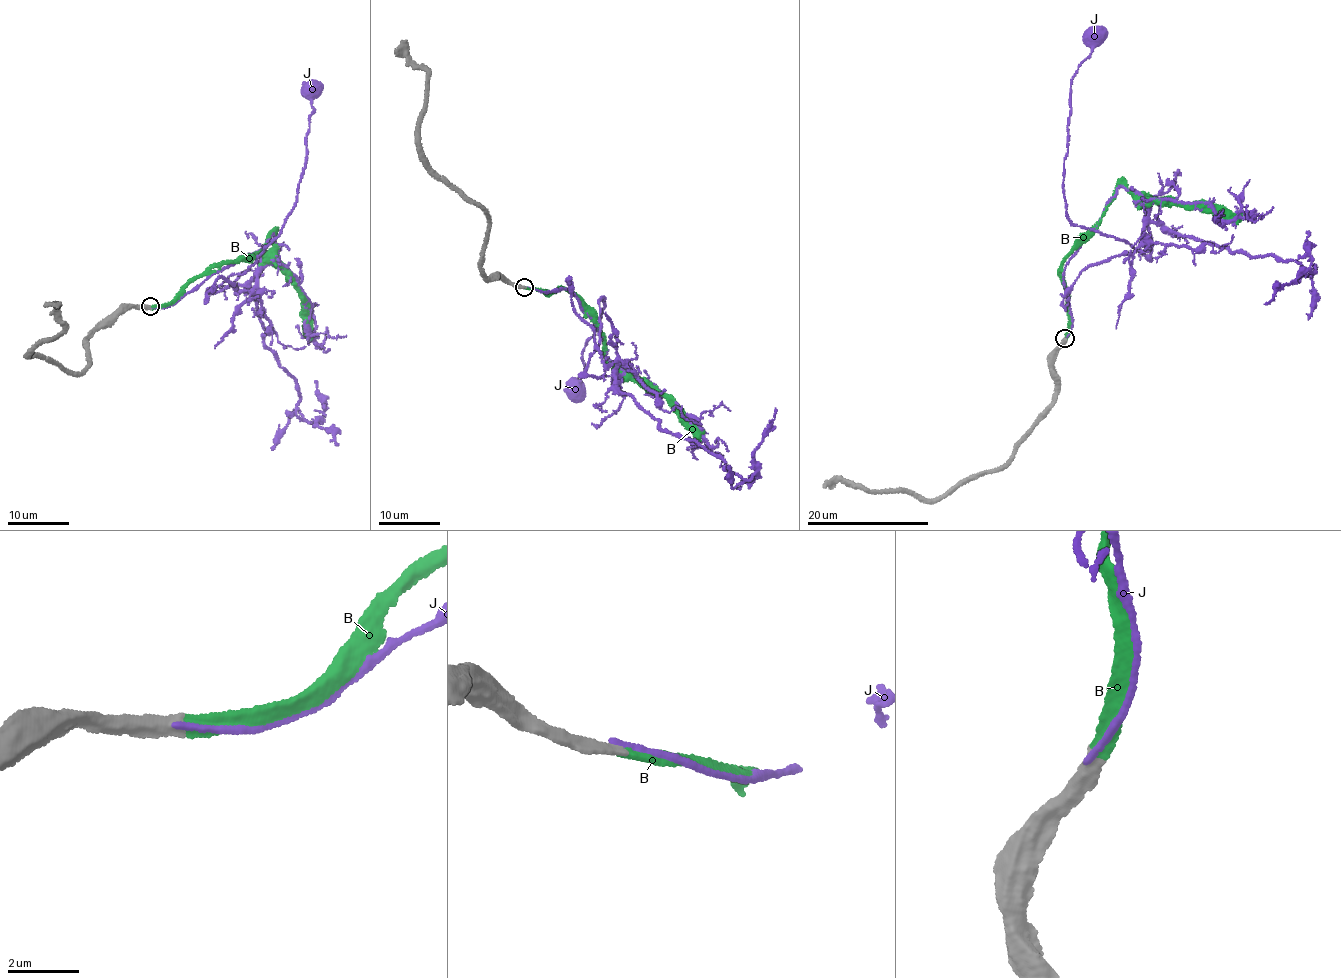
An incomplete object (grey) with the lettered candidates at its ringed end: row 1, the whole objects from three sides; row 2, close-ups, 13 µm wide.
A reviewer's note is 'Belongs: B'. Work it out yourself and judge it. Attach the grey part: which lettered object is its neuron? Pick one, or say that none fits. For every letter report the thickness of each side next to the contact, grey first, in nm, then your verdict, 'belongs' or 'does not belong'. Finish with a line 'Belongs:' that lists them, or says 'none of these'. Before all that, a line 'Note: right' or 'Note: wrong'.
Note: right
B: 360/360 nm | belongs
J: 380/170 nm | does not belong
Belongs: B

